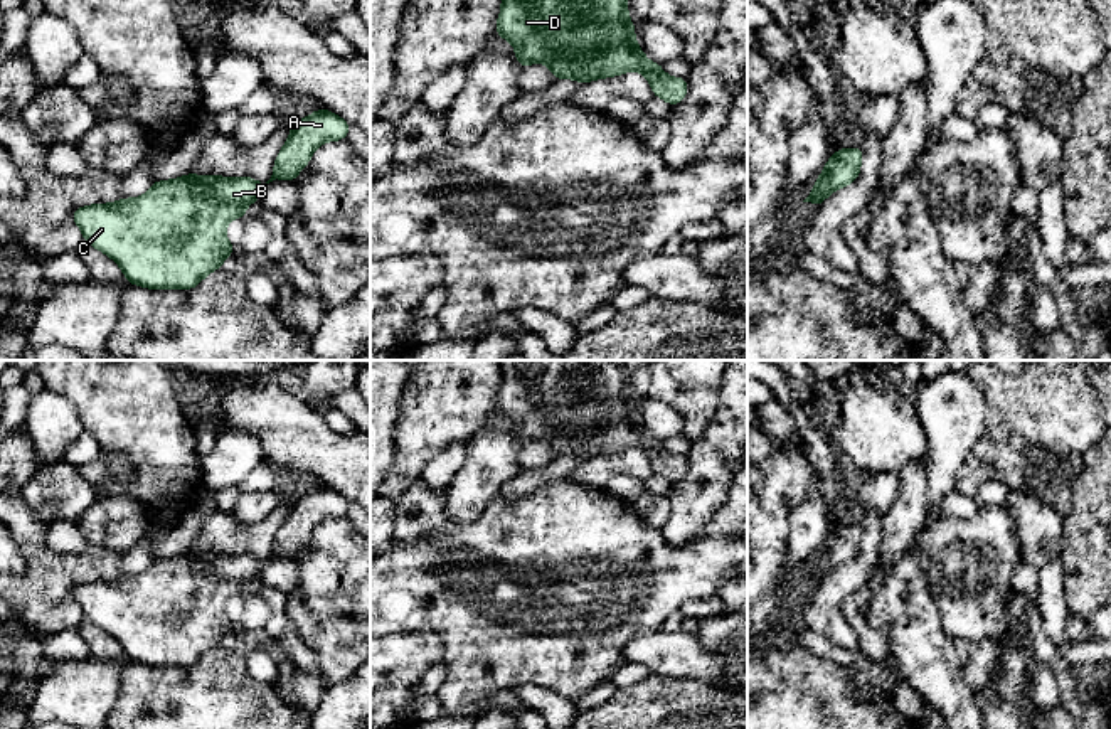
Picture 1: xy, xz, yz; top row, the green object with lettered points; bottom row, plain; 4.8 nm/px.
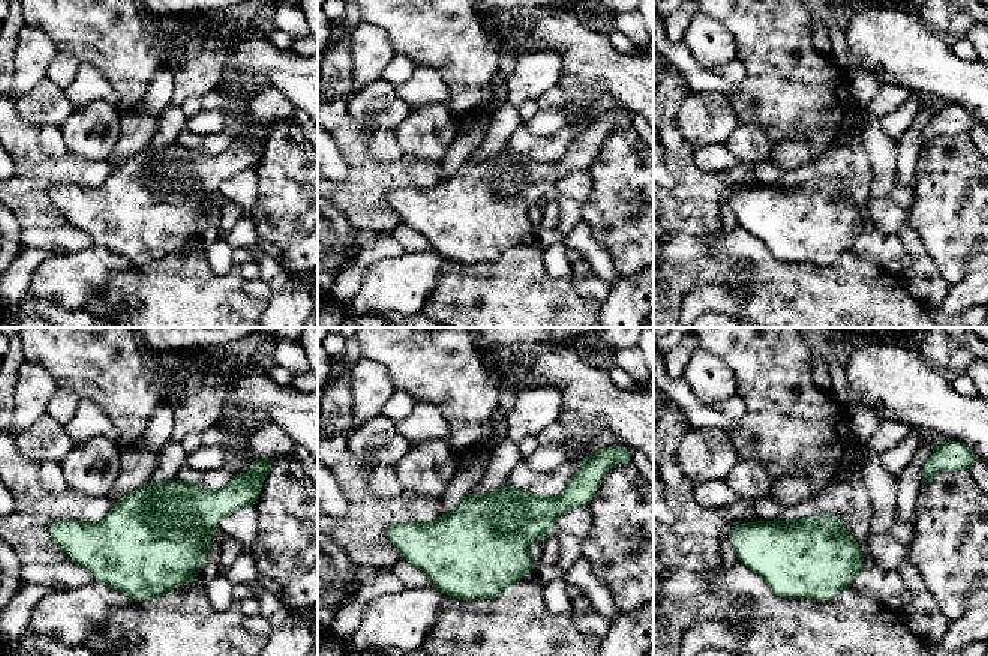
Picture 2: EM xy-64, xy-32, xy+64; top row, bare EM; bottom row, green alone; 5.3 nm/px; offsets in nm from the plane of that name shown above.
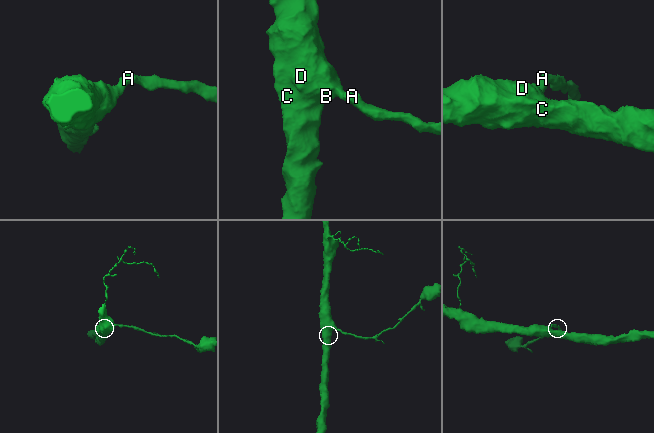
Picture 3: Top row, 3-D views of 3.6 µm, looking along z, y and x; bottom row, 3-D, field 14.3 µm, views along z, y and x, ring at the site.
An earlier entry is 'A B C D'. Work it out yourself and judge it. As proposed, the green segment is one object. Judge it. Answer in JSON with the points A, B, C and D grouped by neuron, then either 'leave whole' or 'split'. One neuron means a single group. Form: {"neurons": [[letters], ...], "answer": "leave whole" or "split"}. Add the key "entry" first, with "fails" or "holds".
{"entry": "holds", "neurons": [["A", "B", "C", "D"]], "answer": "leave whole"}

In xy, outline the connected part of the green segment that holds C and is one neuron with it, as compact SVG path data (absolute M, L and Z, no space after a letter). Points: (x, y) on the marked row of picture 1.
M320 108L291 125L290 138L279 150L266 184L251 177L187 173L173 180L153 182L152 189L136 199L123 197L113 204L74 209L72 219L88 244L116 261L128 283L150 290L192 290L234 253L234 246L226 237L227 222L244 219L246 207L259 199L269 182L276 178L295 182L322 143L343 140L348 130L345 120Z

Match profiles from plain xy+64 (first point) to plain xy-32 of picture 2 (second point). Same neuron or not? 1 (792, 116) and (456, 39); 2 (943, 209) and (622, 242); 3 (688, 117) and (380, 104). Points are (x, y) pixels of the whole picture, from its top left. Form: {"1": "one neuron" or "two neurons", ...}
{"1": "one neuron", "2": "one neuron", "3": "one neuron"}

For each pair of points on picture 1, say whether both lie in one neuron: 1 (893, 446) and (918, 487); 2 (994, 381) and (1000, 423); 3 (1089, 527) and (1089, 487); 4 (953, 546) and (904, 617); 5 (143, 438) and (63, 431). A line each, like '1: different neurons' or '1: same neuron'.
1: different neurons
2: same neuron
3: same neuron
4: different neurons
5: different neurons

